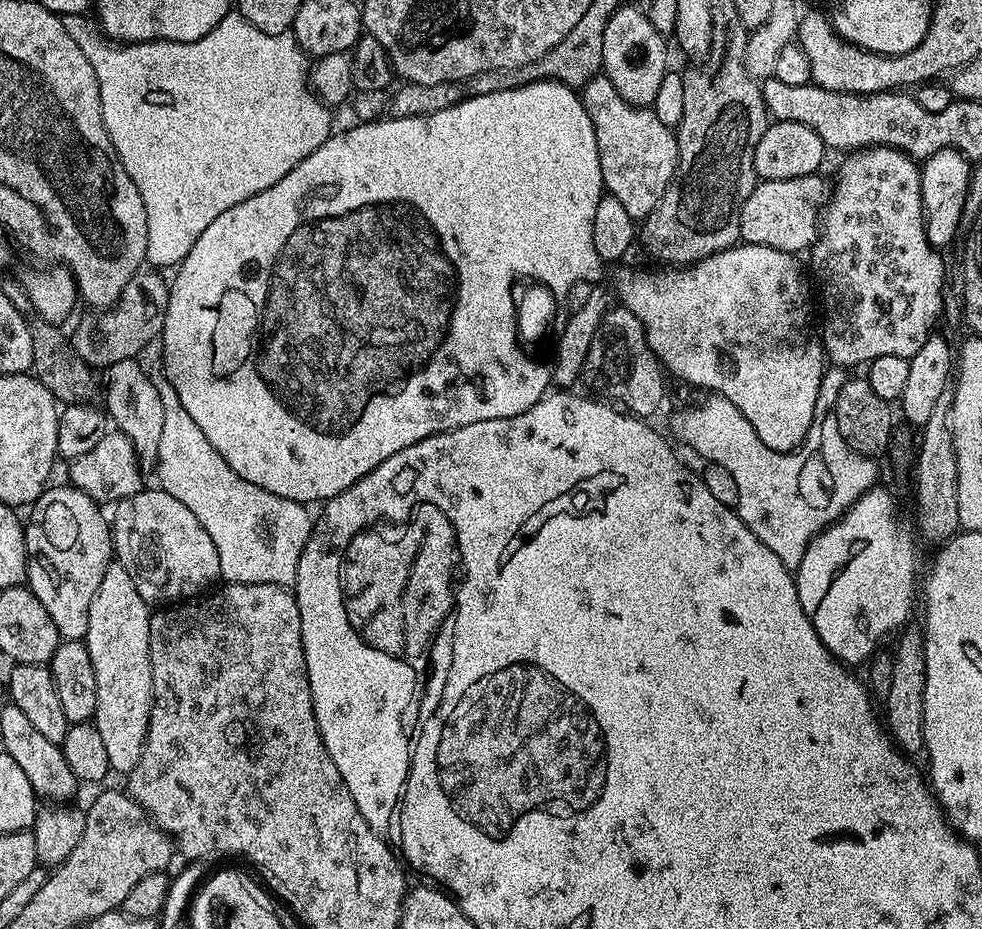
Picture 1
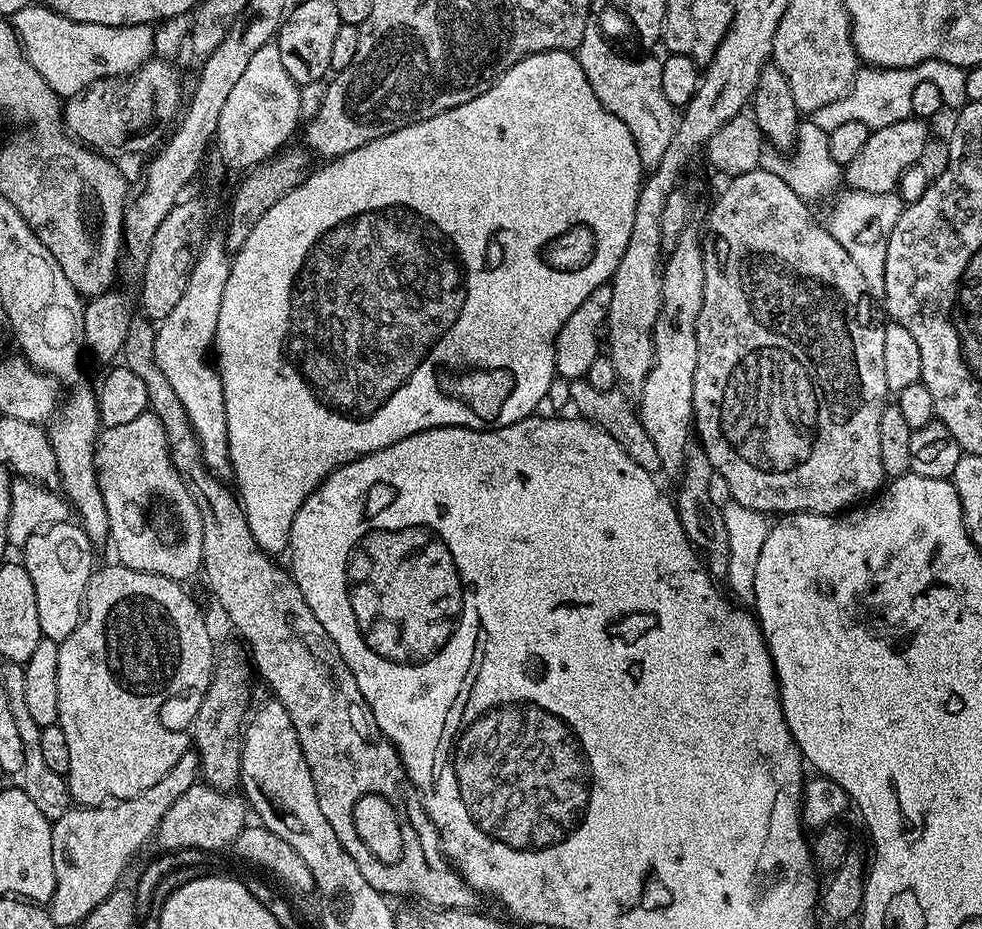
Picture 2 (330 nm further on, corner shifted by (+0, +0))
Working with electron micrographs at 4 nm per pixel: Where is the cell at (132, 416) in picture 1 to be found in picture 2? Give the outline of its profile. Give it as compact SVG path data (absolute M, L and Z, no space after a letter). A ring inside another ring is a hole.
M151 411L138 414L122 426L104 428L96 438L96 477L110 518L110 544L116 547L115 559L130 570L149 572L171 580L188 582L201 571L202 518L186 482L178 474L168 449L166 430Z

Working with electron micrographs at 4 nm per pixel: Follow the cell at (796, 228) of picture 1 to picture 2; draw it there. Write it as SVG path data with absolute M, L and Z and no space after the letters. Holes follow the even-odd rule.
M913 118L869 131L866 146L862 146L858 155L843 169L843 183L857 192L896 192L907 168L915 168L923 161L920 159L923 158L924 147L928 144L928 127L925 121Z

